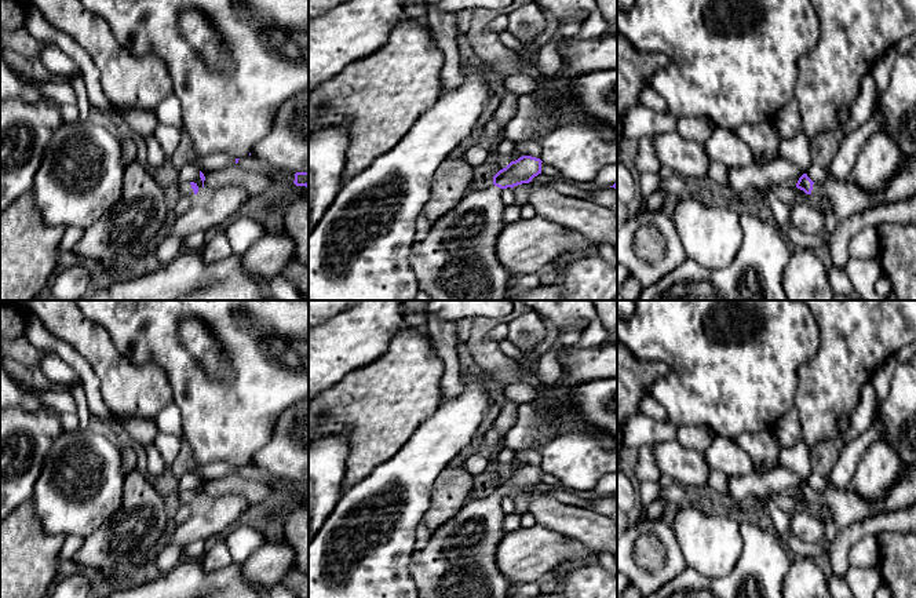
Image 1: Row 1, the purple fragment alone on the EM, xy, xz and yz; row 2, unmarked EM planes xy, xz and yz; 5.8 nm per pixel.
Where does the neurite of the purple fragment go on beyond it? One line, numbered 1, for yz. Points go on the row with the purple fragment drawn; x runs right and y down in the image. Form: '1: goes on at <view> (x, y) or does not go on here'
1: goes on at yz (846, 199)

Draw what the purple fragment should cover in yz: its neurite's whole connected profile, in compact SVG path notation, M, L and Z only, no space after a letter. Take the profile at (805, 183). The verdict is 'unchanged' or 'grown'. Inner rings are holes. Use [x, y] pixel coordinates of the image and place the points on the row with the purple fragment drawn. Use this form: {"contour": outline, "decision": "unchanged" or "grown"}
{"contour": "M902 157L897 174L880 194L868 194L854 183L851 176L839 181L829 172L821 185L814 183L807 174L803 174L796 187L817 200L826 198L837 220L843 220L869 208L916 196L916 157Z", "decision": "grown"}

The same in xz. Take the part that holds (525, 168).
{"contour": "M522 156L493 176L493 185L468 192L413 243L409 255L419 291L433 300L506 300L510 274L496 255L497 236L504 226L503 189L529 183L541 174L541 160Z", "decision": "grown"}

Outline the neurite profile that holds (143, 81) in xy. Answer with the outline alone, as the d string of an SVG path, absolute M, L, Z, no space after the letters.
M21 0L34 6L43 17L58 30L81 45L92 58L101 73L103 94L110 102L123 106L156 109L174 92L172 80L165 62L154 55L134 56L118 44L107 22L90 12L80 0Z

